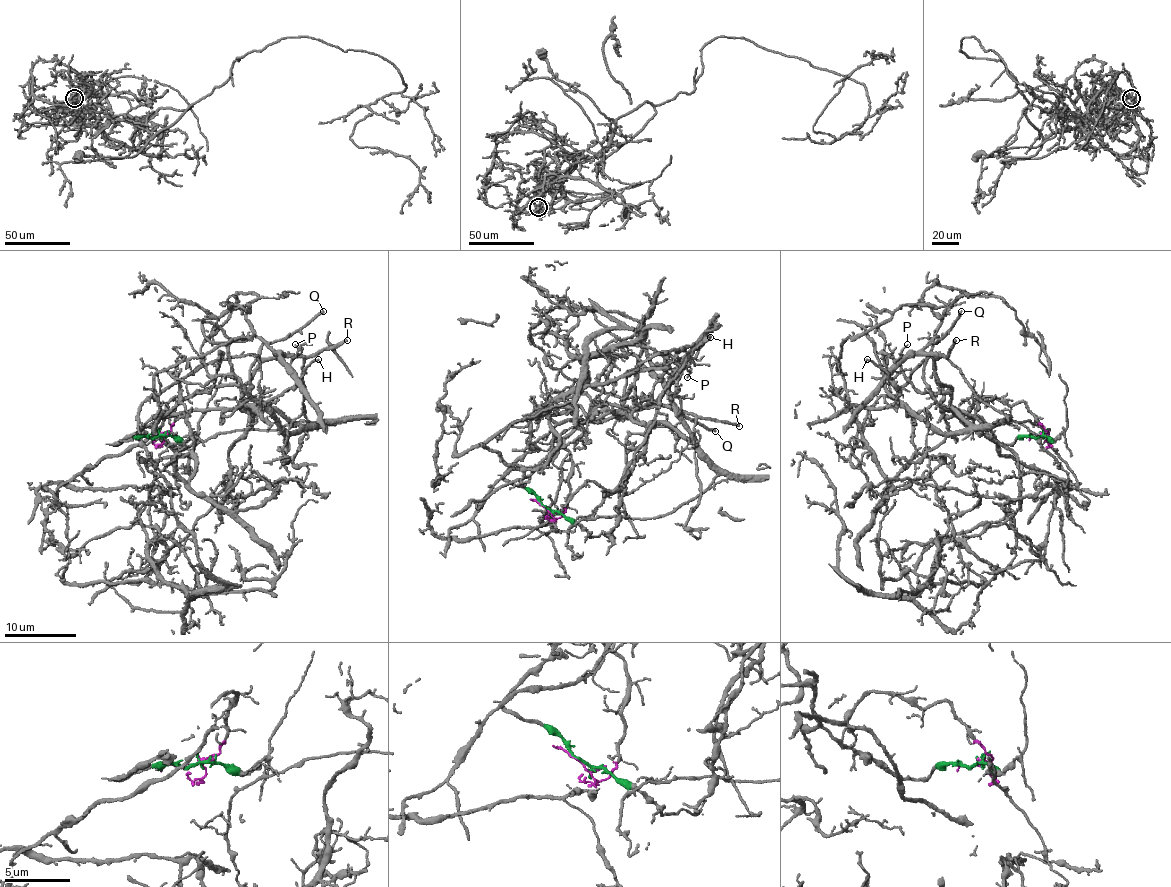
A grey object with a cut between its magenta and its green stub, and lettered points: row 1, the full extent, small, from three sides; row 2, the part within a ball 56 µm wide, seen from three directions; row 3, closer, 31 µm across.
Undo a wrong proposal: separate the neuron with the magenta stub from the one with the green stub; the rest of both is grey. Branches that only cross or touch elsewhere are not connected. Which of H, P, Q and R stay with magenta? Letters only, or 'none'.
H

